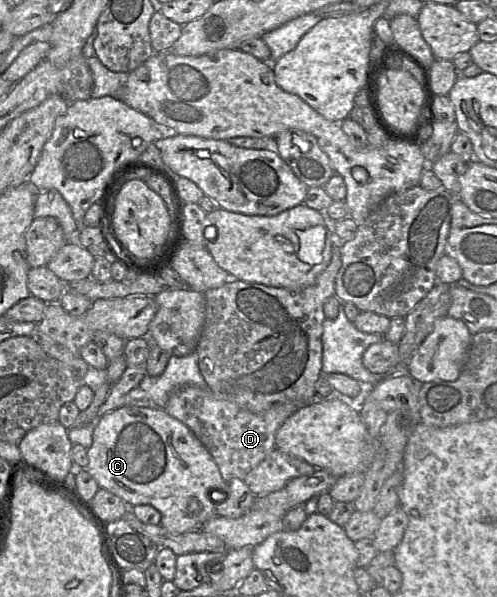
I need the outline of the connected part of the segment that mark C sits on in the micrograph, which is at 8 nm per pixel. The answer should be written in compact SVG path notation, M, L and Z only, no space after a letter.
M120 406L101 417L92 439L92 446L87 450L89 463L86 470L99 487L132 506L152 506L161 514L160 525L170 533L182 534L200 530L207 520L218 516L216 505L226 499L228 482L222 478L212 455L196 435L165 409L155 406Z

